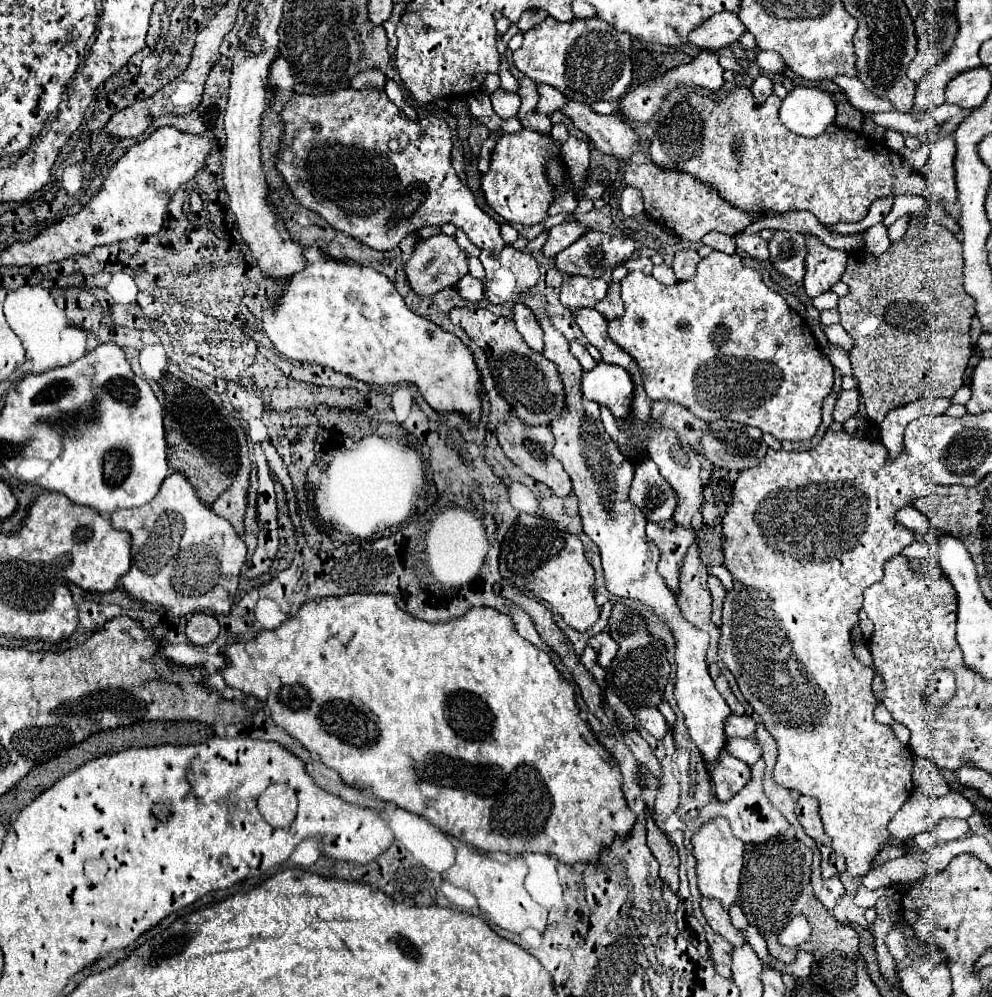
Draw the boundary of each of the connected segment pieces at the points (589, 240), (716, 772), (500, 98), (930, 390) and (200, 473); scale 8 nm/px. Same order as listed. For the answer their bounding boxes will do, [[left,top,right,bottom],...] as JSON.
[[555,231,635,277],[709,751,751,801],[489,91,519,109],[839,215,975,425],[161,385,239,505]]

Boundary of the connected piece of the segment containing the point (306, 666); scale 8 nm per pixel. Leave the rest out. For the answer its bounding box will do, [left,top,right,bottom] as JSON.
[221,593,637,865]

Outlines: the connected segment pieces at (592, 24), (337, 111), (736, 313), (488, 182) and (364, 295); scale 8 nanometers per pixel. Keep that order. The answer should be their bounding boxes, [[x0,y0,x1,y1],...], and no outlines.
[[513,17,631,99],[275,87,505,253],[607,251,833,441],[481,129,564,225],[263,259,481,427]]

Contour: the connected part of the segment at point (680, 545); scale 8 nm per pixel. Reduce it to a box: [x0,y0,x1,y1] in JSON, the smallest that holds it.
[647,521,695,595]

